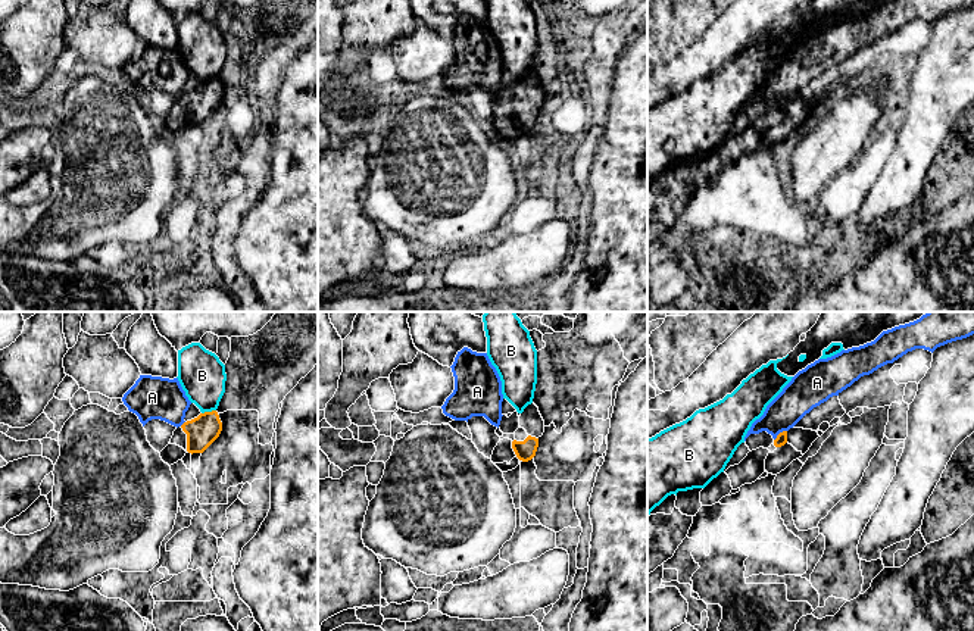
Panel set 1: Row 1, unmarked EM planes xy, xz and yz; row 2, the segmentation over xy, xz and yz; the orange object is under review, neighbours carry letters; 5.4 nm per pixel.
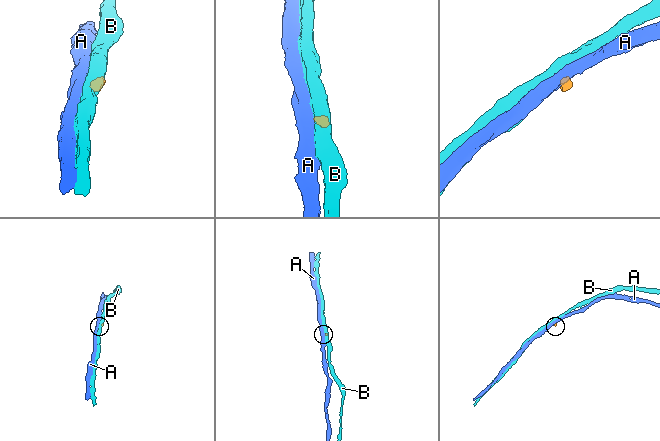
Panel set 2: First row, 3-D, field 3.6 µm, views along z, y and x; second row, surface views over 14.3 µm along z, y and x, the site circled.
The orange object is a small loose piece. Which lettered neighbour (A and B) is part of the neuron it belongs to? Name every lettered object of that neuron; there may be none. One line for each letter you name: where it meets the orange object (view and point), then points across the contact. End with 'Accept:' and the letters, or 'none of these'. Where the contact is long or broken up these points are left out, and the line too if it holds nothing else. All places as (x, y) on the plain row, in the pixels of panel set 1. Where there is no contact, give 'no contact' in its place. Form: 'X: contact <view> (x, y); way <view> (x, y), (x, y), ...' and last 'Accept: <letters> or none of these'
Accept: none of these

